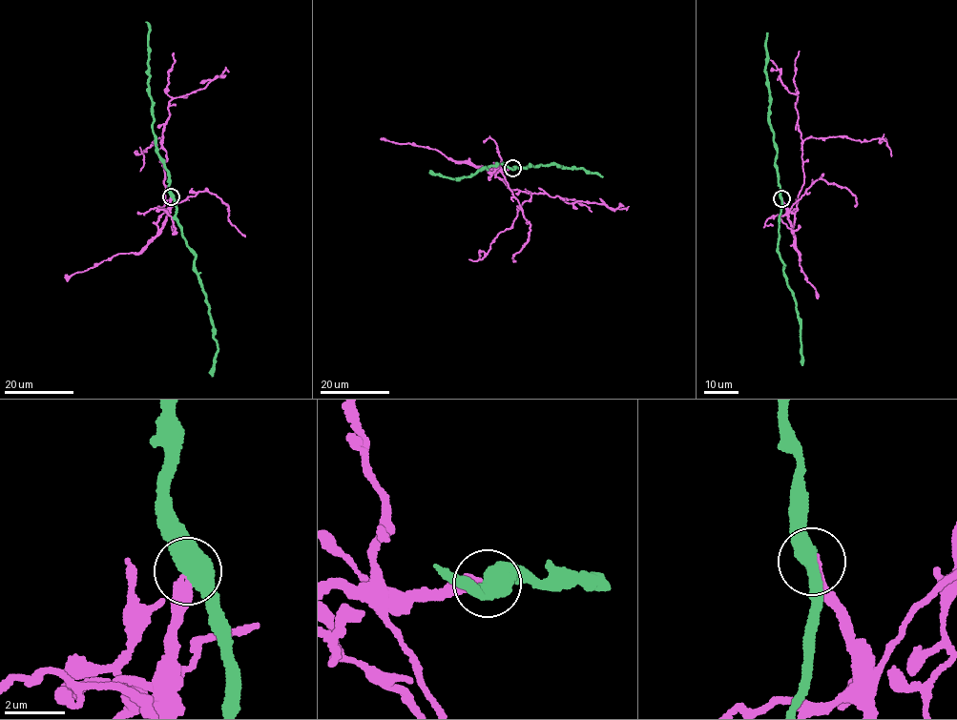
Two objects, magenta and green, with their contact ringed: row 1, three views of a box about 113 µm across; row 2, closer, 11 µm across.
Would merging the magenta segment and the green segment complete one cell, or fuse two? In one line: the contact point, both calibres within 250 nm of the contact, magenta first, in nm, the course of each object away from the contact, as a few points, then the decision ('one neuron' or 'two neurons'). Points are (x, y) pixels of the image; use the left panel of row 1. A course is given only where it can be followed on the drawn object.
(171, 196) | 320/500 nm | magenta via (171, 196), (166, 212), (162, 164), (166, 150), (162, 139), (169, 102), (201, 90), (225, 70), (229, 72) | green via (171, 196), (182, 237), (195, 256), (195, 271), (206, 298), (217, 342), (212, 377) | two neurons

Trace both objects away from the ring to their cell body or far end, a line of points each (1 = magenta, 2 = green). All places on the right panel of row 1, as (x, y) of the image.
1: (781, 198), (787, 210), (798, 209), (803, 182), (802, 139), (798, 94), (782, 85), (773, 63)
2: (781, 198), (778, 246), (799, 317), (802, 365)

